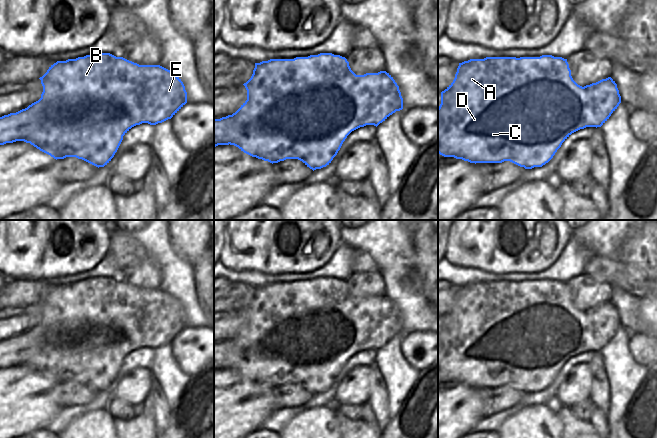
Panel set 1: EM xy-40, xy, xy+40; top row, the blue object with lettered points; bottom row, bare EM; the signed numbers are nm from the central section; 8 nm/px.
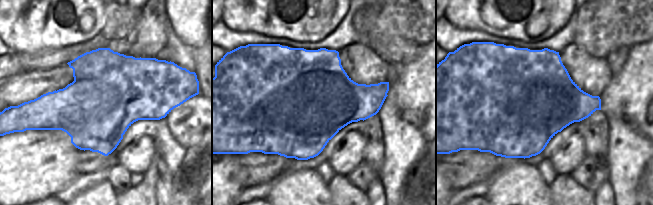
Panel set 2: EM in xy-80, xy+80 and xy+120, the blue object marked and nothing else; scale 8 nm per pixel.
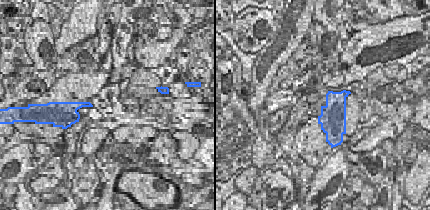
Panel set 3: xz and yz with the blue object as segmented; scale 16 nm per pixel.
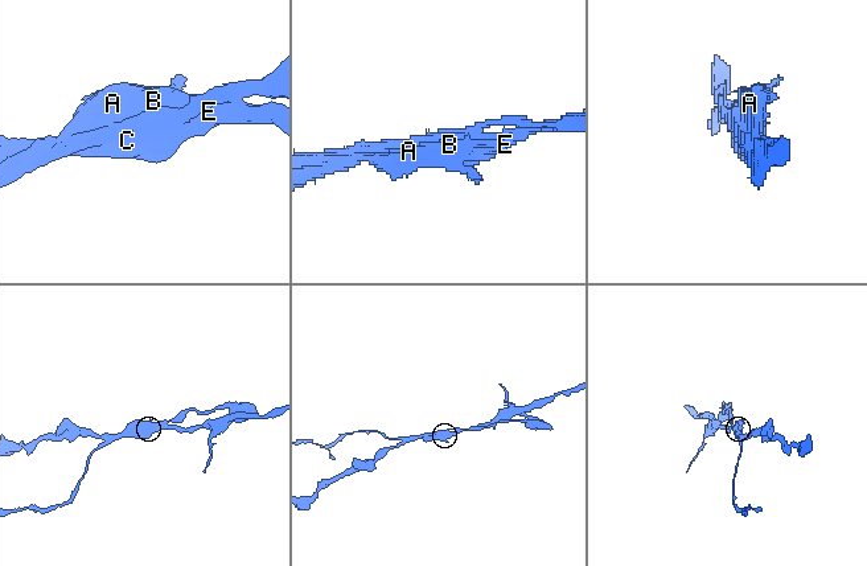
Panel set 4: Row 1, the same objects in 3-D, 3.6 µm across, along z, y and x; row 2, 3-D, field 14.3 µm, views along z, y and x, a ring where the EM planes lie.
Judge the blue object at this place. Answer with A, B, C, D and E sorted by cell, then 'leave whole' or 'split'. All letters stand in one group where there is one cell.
A B C E / D | split

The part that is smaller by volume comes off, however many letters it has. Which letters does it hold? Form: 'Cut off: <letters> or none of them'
Cut off: D

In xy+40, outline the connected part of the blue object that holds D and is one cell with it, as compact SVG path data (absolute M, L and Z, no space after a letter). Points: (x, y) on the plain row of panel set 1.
M524 316L484 333L460 334L458 337L462 343L454 348L455 353L464 353L472 345L474 351L496 351L518 359L533 359L537 355L536 349L528 349L525 344Z

